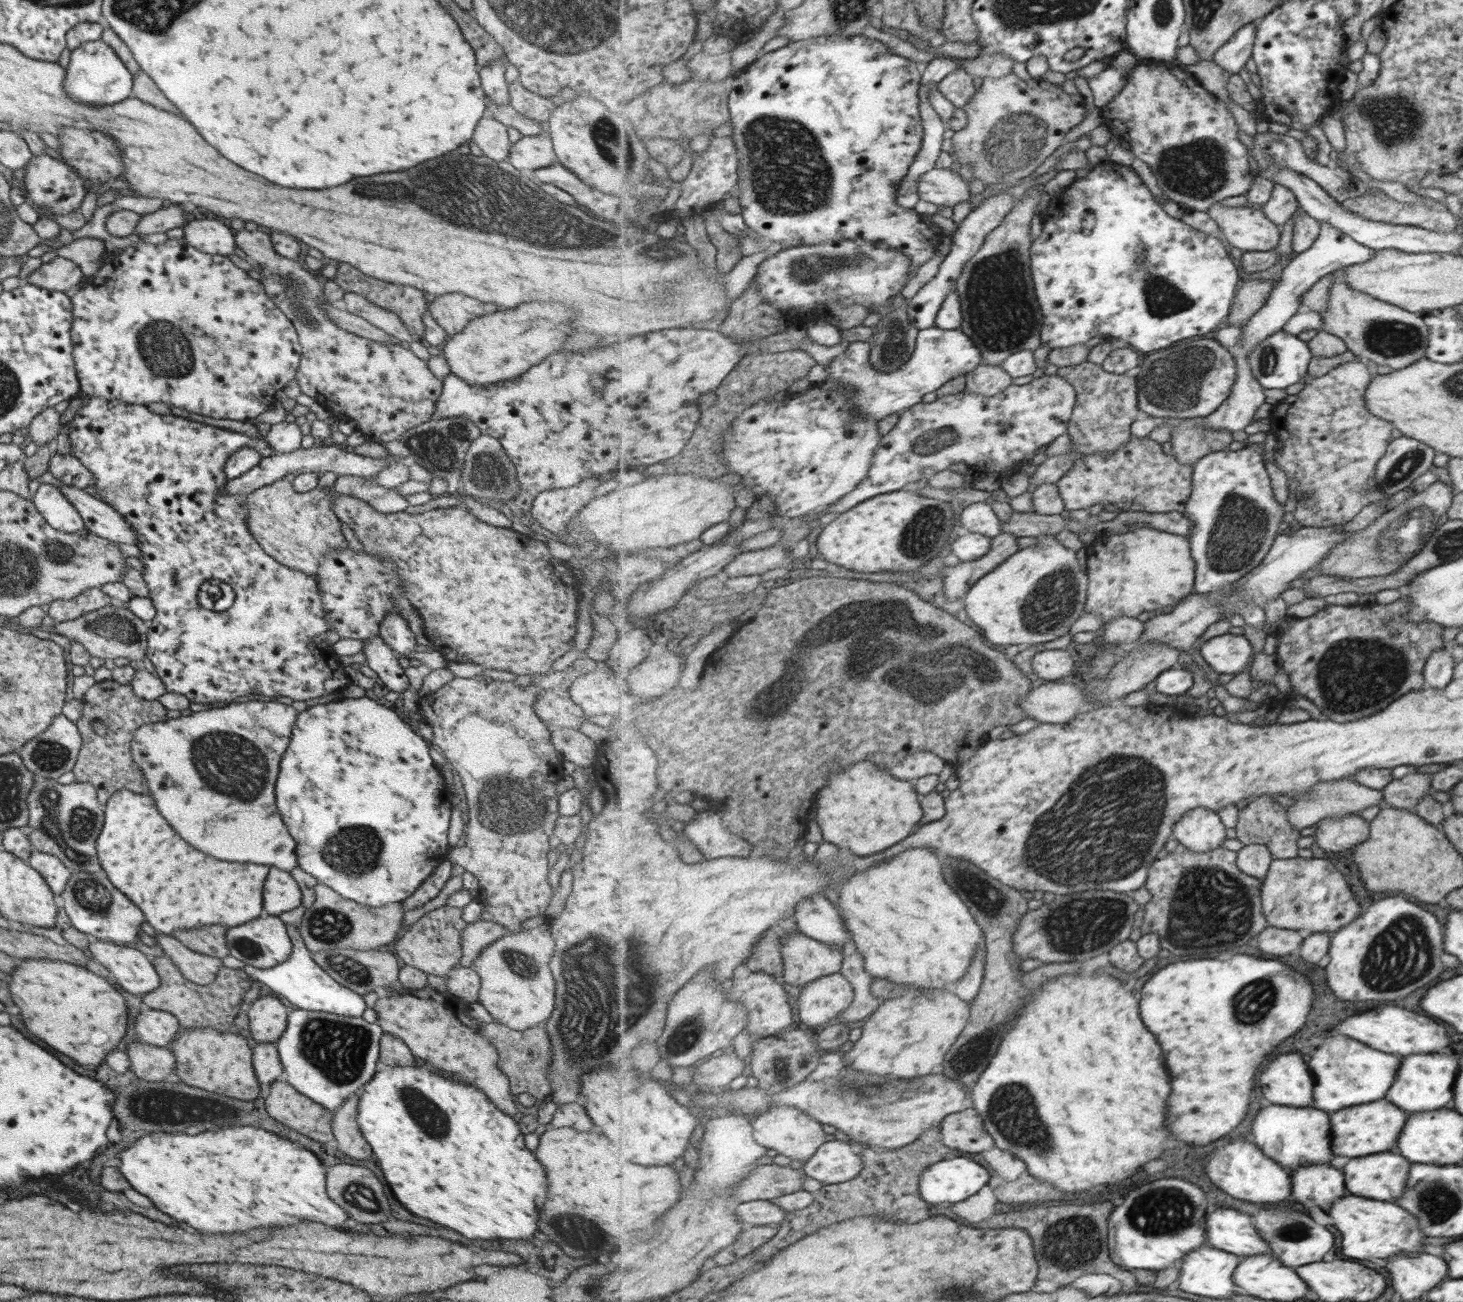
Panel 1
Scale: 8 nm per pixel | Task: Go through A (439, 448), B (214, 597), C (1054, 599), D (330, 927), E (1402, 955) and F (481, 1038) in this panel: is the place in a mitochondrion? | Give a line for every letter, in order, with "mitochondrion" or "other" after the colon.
A: mitochondrion
B: other
C: mitochondrion
D: mitochondrion
E: mitochondrion
F: other

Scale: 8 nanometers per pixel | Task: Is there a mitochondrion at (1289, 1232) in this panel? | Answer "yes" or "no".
yes

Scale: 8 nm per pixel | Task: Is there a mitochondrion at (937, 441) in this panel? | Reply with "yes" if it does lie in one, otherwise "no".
yes

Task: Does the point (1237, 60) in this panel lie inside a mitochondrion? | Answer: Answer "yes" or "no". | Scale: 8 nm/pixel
no

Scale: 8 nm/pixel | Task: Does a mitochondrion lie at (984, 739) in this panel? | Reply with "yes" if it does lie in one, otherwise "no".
no

